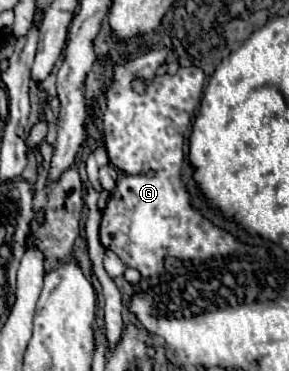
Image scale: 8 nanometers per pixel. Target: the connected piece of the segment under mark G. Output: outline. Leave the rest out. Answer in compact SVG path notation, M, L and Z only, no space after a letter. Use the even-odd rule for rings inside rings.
M151 50L147 54L141 54L139 58L133 58L133 62L125 62L121 66L115 66L115 80L111 88L107 90L107 110L103 112L103 136L109 160L115 168L127 172L127 176L117 180L117 188L109 196L107 208L103 210L101 220L101 244L109 250L113 250L127 266L133 266L141 272L141 276L157 276L163 272L163 258L175 256L181 260L193 260L193 258L211 258L211 256L227 256L237 250L251 250L257 256L263 254L261 248L245 248L241 246L231 234L225 230L219 230L211 226L205 218L201 218L199 212L195 212L189 204L189 194L185 192L185 186L179 178L179 170L183 164L183 134L191 126L191 116L195 114L195 108L201 100L205 74L201 68L181 68L179 76L155 76L155 70L163 64L167 50ZM143 76L149 78L151 84L143 96L135 94L129 86L131 78ZM171 250L189 250L189 254L173 254Z

